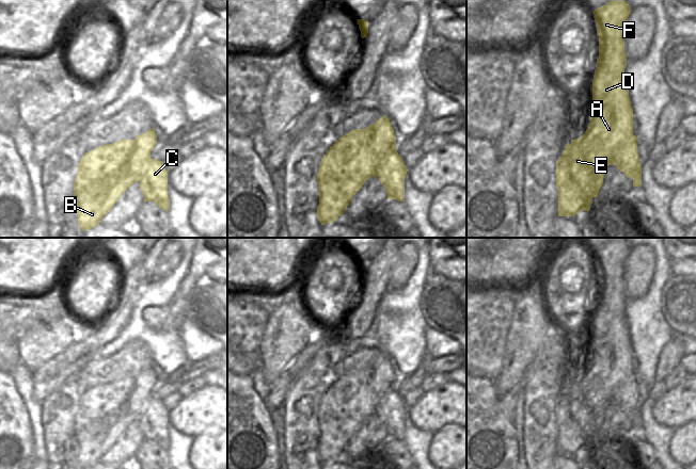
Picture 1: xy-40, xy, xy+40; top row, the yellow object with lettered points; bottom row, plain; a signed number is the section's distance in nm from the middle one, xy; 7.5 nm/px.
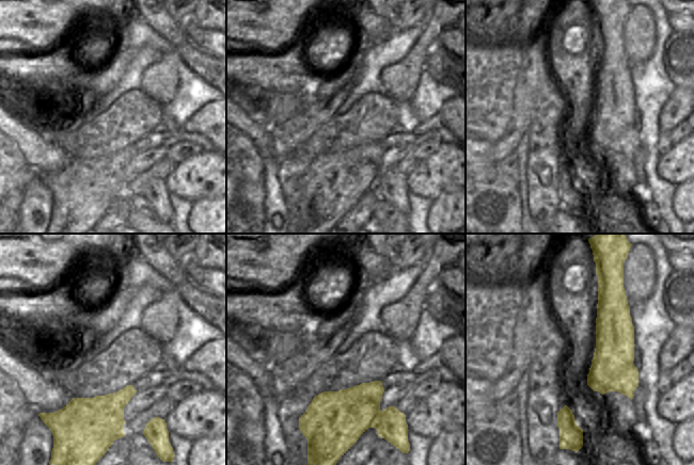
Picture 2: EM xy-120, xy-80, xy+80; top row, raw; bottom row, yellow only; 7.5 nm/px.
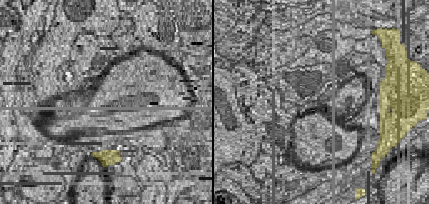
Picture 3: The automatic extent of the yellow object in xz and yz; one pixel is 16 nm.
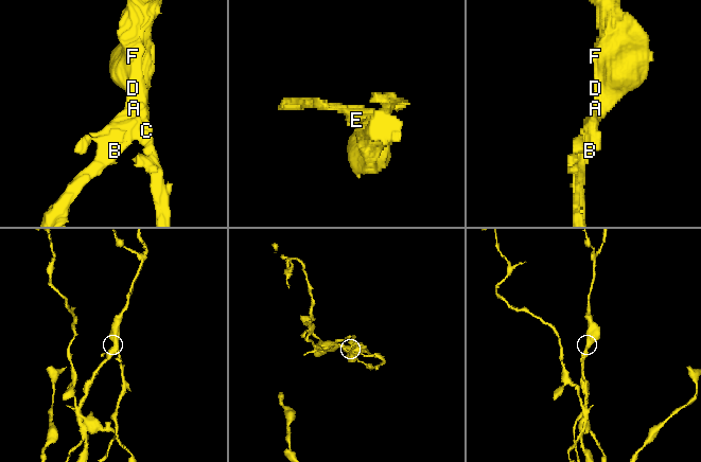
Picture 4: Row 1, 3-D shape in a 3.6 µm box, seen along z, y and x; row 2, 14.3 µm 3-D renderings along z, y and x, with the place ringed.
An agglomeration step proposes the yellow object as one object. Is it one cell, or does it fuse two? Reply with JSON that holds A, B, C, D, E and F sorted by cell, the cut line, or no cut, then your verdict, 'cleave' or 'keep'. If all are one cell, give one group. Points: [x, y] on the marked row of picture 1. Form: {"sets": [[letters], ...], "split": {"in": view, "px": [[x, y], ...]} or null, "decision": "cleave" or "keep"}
{"sets": [["A", "C", "D", "F"], ["B", "E"]], "split": {"in": "xy+40", "px": [[571, 143], [604, 148], [610, 148], [615, 142], [621, 144]]}, "decision": "cleave"}

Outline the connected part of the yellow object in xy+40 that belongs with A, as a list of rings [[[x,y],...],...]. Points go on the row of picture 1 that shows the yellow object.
[[[612,0],[592,12],[599,36],[599,58],[592,79],[591,114],[585,133],[579,139],[571,140],[571,144],[608,149],[615,142],[620,142],[613,165],[633,179],[633,187],[638,187],[642,184],[642,165],[637,153],[637,139],[633,134],[633,109],[624,77],[624,23],[630,13],[631,7],[626,0]]]

